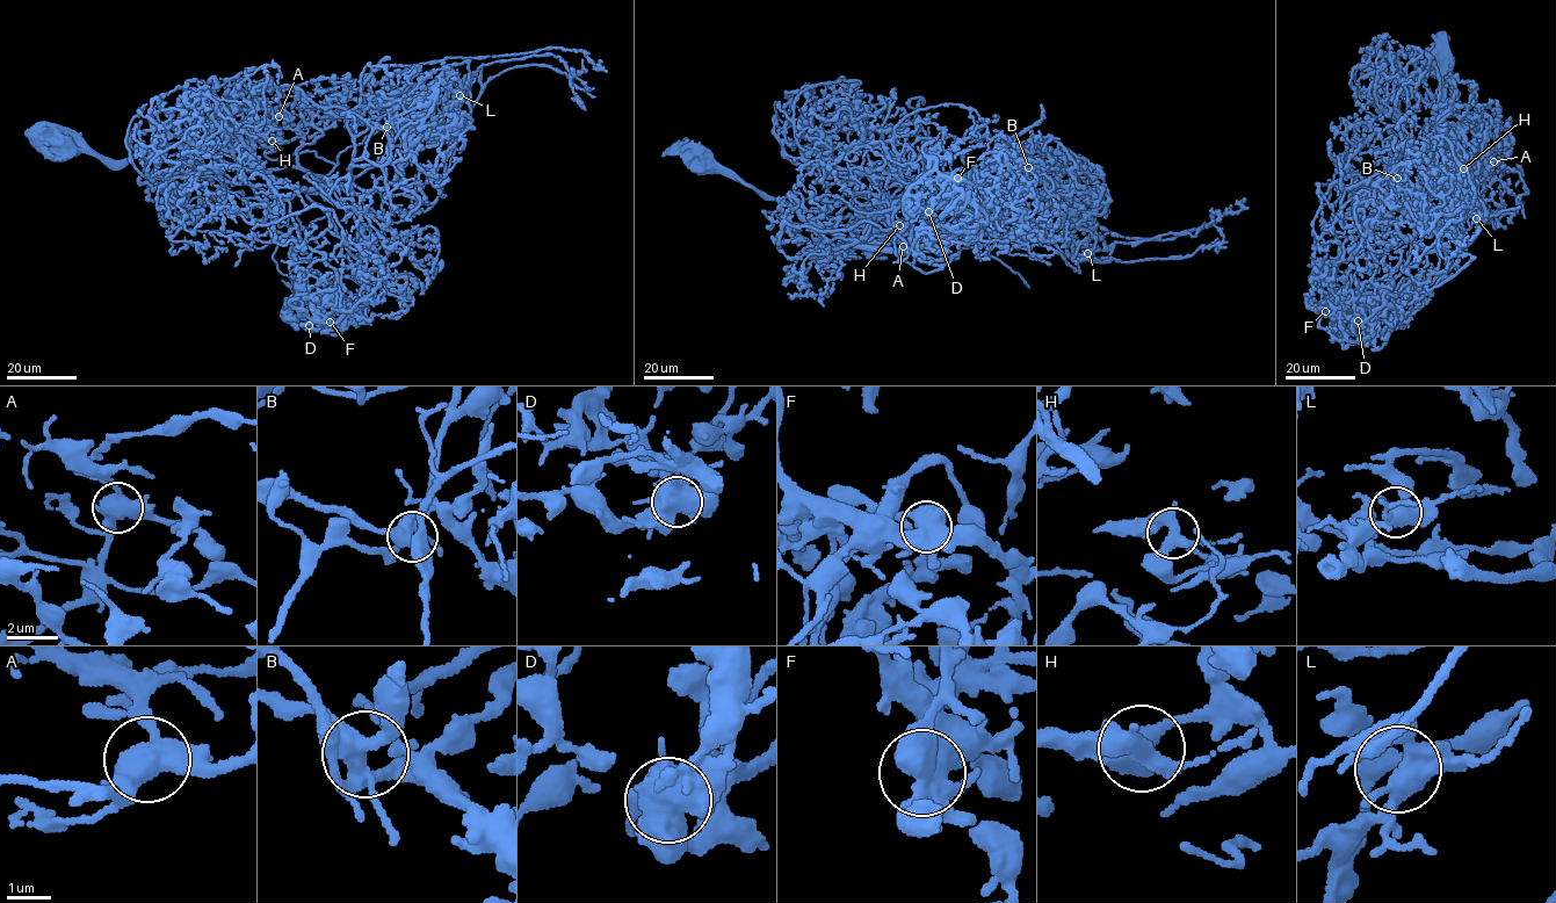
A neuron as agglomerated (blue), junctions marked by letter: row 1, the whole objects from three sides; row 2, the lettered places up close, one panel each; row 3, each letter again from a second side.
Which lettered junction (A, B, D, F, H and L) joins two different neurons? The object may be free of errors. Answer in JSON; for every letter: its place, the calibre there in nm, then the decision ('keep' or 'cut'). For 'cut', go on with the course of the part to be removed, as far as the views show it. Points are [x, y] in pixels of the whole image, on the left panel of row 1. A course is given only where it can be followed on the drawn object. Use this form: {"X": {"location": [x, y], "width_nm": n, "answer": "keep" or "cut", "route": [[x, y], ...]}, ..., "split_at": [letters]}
{"A": {"location": [279, 116], "width_nm": 550, "answer": "keep"}, "B": {"location": [386, 127], "width_nm": 400, "answer": "keep"}, "D": {"location": [309, 325], "width_nm": 750, "answer": "keep"}, "F": {"location": [330, 322], "width_nm": 500, "answer": "cut", "route": [[331, 322], [319, 320], [312, 311], [313, 302], [320, 294], [324, 296], [325, 320], [342, 323], [361, 309]]}, "H": {"location": [272, 141], "width_nm": 380, "answer": "keep"}, "L": {"location": [460, 95], "width_nm": 440, "answer": "keep"}, "split_at": ["F"]}

